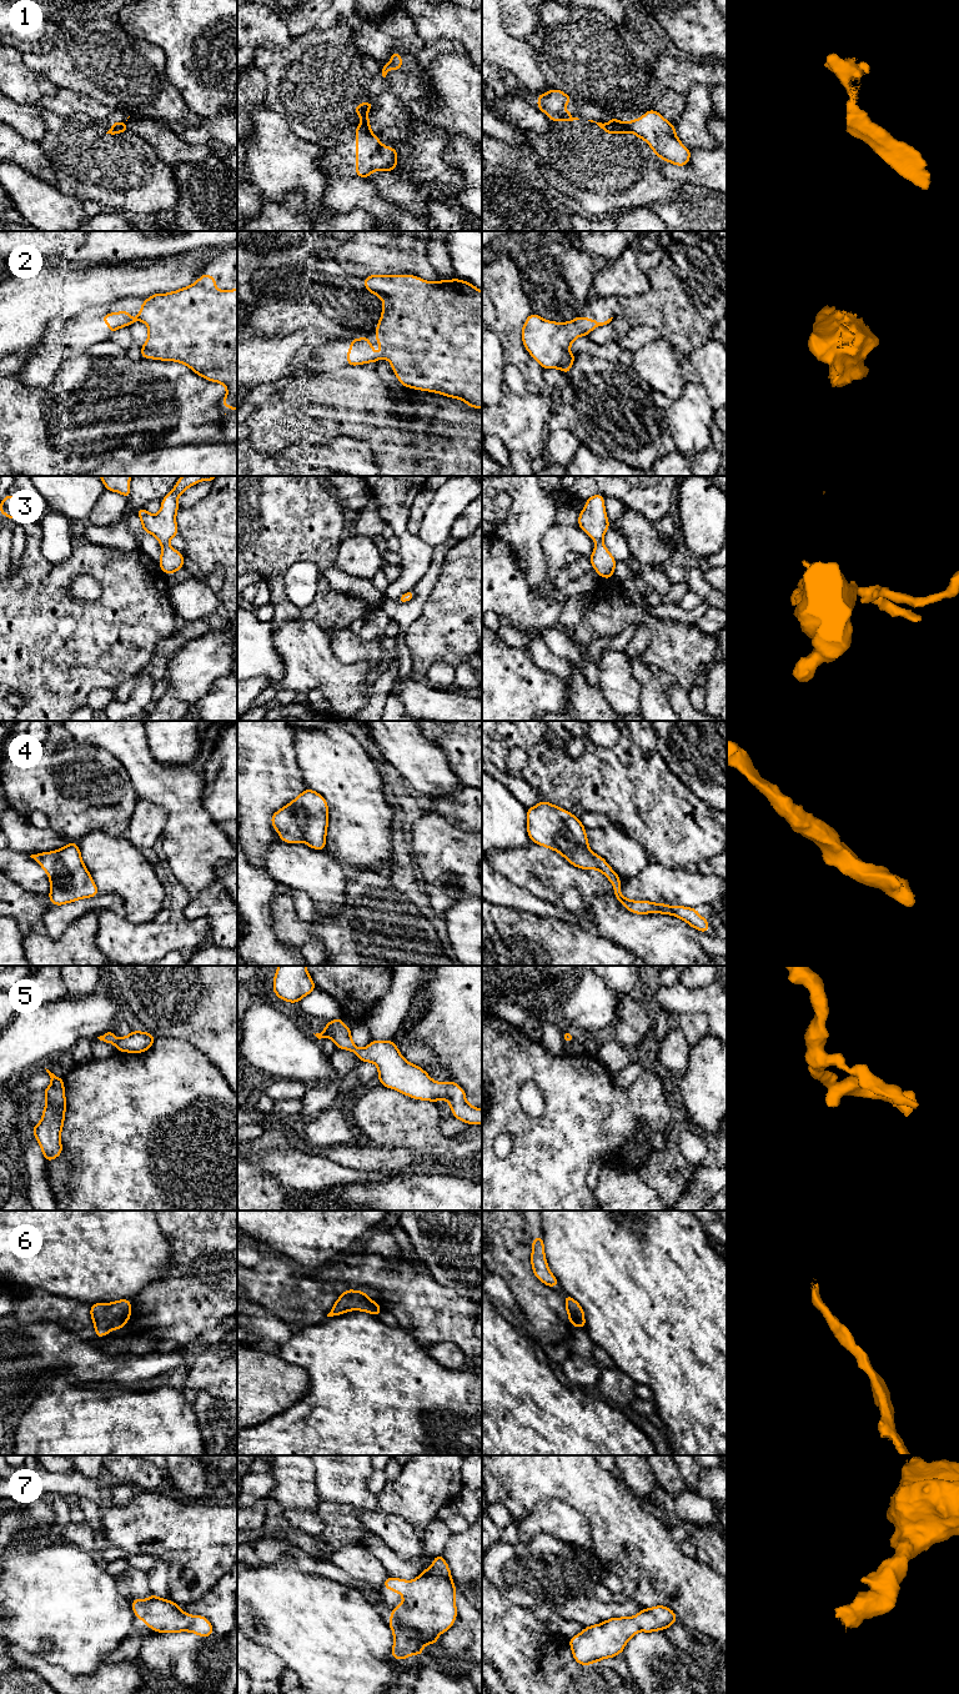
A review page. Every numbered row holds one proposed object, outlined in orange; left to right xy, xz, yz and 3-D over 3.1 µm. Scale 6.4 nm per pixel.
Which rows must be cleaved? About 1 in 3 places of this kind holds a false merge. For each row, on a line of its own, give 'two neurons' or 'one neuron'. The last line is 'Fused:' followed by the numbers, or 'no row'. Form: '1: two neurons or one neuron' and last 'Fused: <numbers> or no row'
1: two neurons
2: one neuron
3: one neuron
4: one neuron
5: one neuron
6: one neuron
7: one neuron
Fused: 1

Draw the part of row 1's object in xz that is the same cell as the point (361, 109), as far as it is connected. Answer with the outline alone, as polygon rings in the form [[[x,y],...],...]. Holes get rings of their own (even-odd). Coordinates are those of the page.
[[[372,101],[362,102],[355,106],[356,114],[361,117],[363,127],[368,130],[370,132],[371,132],[371,125],[368,122],[370,115],[366,111],[371,110],[372,107],[373,107]]]

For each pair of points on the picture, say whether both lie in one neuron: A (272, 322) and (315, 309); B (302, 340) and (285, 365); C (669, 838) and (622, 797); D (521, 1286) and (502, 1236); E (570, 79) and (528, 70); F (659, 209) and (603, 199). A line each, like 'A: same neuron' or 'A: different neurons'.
A: same neuron
B: same neuron
C: same neuron
D: same neuron
E: different neurons
F: different neurons

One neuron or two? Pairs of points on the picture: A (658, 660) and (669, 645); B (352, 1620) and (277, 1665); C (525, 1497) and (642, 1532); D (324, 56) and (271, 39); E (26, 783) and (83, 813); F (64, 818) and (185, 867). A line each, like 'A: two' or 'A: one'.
A: one
B: two
C: one
D: two
E: one
F: two

